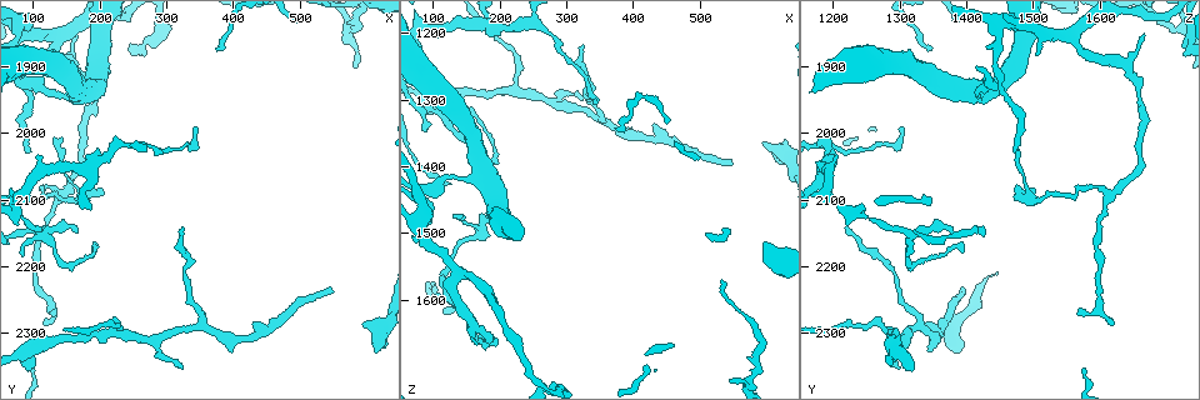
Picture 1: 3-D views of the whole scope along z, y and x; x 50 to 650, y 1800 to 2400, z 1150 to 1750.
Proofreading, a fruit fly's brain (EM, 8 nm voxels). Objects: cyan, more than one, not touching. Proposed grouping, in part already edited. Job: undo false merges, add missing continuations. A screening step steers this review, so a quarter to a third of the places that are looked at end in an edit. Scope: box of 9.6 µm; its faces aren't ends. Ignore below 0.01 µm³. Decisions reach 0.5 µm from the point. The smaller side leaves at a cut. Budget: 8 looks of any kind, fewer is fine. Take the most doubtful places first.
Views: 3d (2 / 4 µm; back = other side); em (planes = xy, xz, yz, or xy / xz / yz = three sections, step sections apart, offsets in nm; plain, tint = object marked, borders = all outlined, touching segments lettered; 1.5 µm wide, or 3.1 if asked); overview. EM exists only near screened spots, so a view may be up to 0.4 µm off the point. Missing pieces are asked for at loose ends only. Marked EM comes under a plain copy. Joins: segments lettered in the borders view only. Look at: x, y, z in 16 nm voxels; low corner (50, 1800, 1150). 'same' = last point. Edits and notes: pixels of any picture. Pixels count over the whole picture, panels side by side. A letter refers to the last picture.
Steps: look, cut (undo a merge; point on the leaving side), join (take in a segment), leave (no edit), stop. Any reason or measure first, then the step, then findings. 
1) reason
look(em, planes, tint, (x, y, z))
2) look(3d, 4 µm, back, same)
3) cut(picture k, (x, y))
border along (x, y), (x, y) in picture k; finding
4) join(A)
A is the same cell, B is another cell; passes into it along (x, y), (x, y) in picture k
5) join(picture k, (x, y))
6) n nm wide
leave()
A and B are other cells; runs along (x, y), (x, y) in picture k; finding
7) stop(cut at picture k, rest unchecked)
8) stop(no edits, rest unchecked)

branch stops here
look(3d, 4 µm, (95, 2355, 1320))

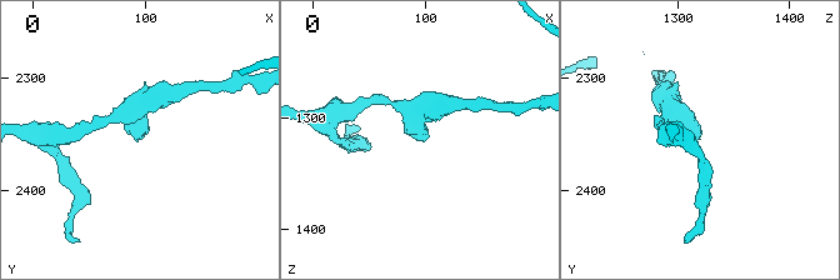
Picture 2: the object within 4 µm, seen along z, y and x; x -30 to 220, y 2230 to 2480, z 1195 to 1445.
look(em, xy, step 8, borders, (98, 2352, 1322))

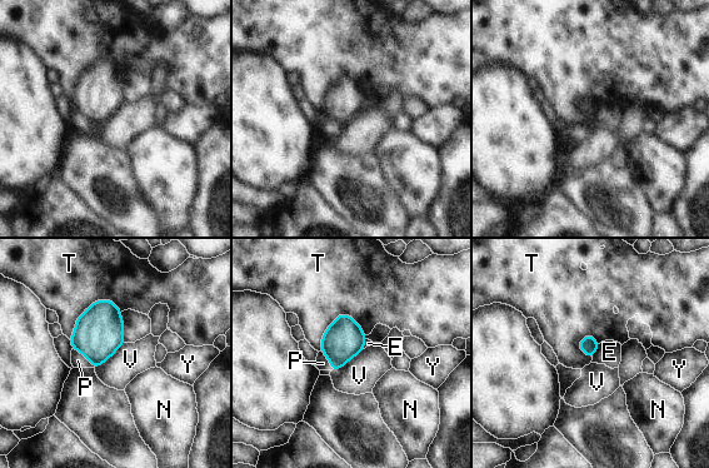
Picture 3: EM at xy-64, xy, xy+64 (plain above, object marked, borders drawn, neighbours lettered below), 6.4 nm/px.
another direction
look(em, planes, borders, same)

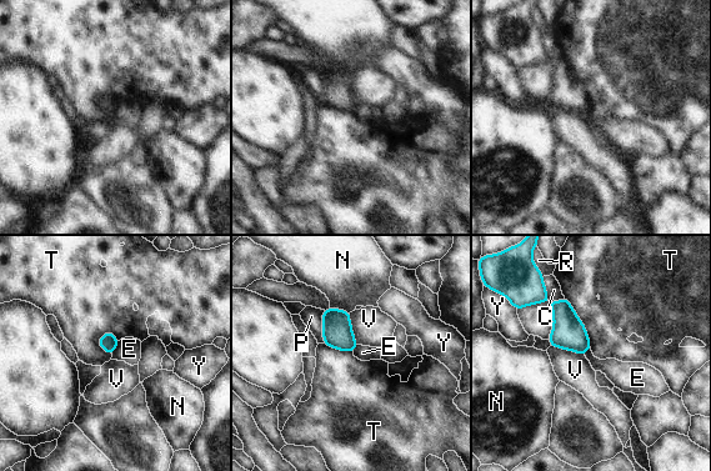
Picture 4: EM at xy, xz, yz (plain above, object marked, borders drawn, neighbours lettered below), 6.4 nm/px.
leave()
C, E, N, P, R, T, V and Y are other cells; border along (564, 295), (581, 321), (591, 347) in picture 4; none of them fits

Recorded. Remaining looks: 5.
free end
look(em, xy, step 8, borders, (550, 2235, 1390))

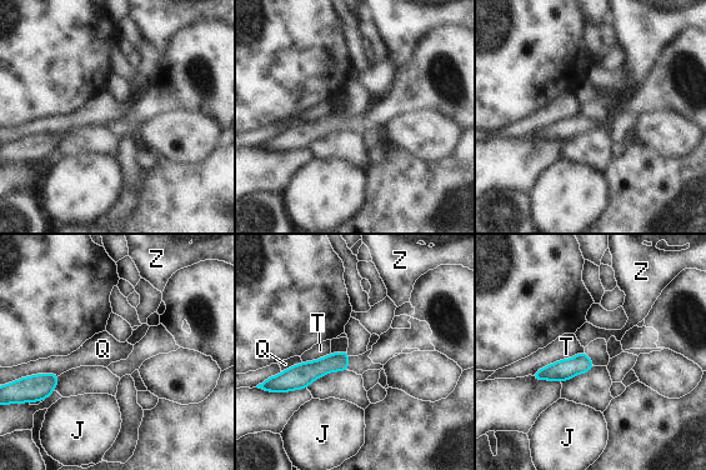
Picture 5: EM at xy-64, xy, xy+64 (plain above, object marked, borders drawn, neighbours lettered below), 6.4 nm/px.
leave()
J, Q, T and Z are other cells; border along (59, 374), (34, 374), (30, 376) in picture 5; none of them fits

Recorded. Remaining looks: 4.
thin end
look(em, xy, step 4, borders, (380, 1875, 1345))

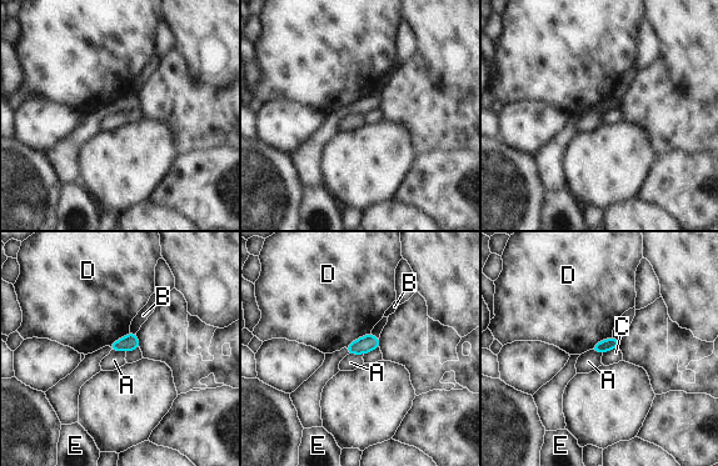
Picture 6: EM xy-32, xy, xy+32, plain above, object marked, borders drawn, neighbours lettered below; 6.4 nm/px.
80 nm wide
leave()
A, B, C, D and E are other cells; border along (110, 350), (123, 350), (125, 352) in picture 6; none of them fits

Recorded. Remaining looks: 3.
free end
look(em, planes, borders, (210, 2095, 1500))

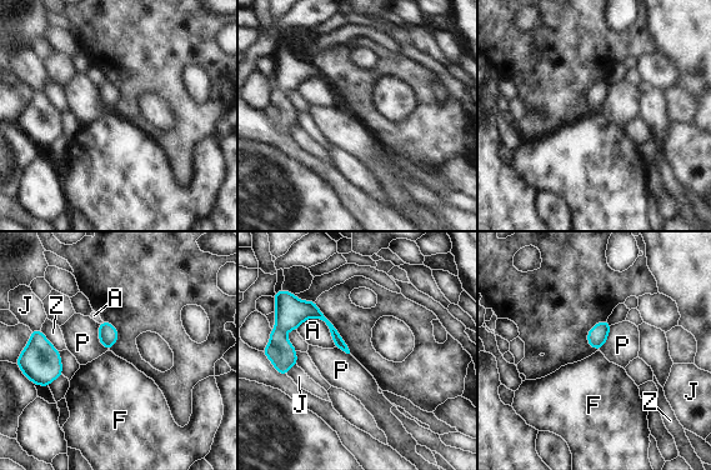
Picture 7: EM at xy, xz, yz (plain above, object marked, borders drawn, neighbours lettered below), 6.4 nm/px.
A touches over 280 nm
leave()
A, F, J, P and Z are other cells; runs along (319, 314), (330, 325), (344, 348) in picture 7; no lettered segment goes on from it

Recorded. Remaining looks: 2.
stop(no edits, rest unchecked)

